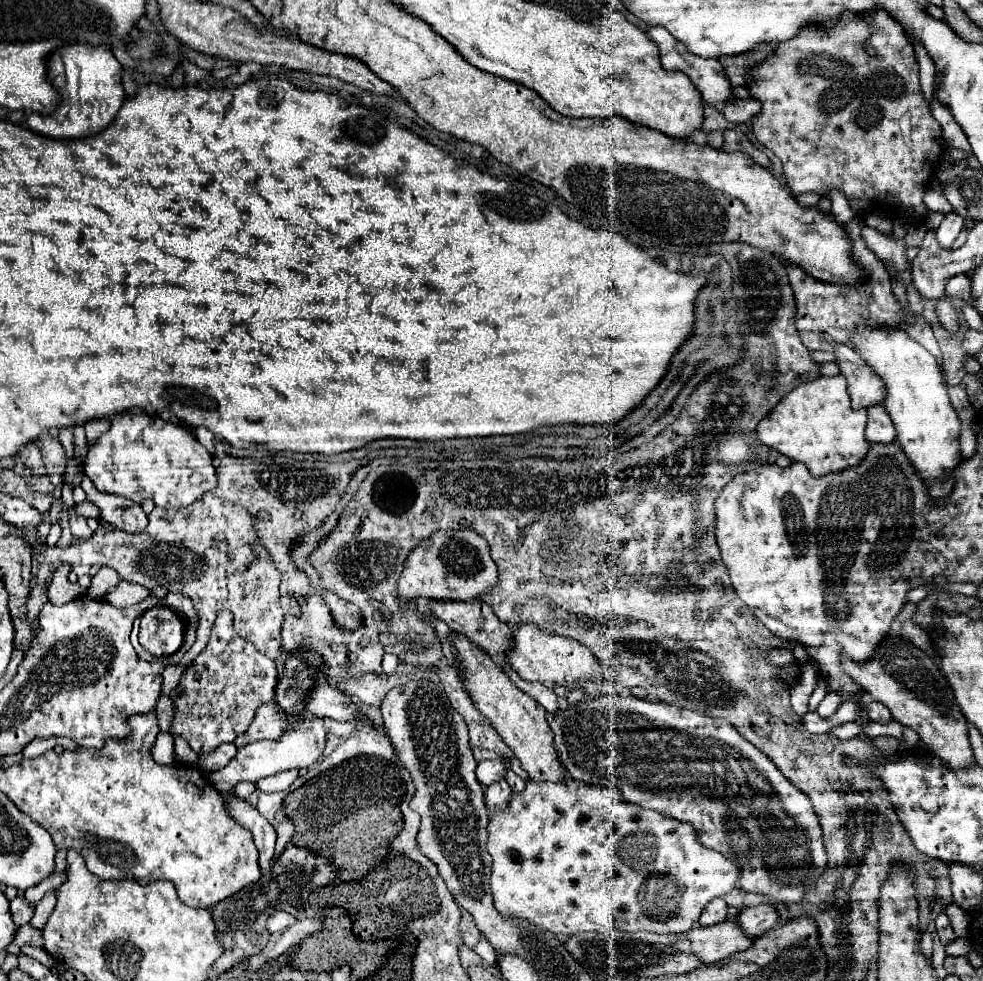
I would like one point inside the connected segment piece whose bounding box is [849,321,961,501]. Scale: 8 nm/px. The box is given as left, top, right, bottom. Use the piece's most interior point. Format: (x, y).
(928, 428)

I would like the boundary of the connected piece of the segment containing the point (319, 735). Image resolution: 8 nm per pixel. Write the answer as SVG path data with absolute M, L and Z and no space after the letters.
M305 715L305 721L301 725L295 725L295 727L289 727L285 733L283 733L283 739L279 741L255 741L251 745L243 745L237 749L235 757L229 761L227 767L223 767L221 771L213 773L213 783L215 783L215 789L219 791L231 791L231 787L235 783L241 783L241 781L251 781L251 783L257 783L259 779L265 779L269 775L275 775L279 771L285 771L285 769L303 769L303 767L309 767L313 765L319 755L323 753L323 747L325 747L325 727L323 727L323 721L317 719L317 717L309 717Z

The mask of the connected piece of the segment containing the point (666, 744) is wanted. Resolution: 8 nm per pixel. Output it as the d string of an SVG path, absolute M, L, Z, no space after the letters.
M599 695L569 705L549 719L553 745L565 771L581 783L617 787L625 801L693 823L701 843L741 865L737 887L771 901L799 903L827 869L823 829L811 799L775 767L775 763L743 739L725 719L713 719L671 703L639 697Z

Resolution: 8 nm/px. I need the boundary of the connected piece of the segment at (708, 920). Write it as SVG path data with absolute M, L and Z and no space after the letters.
M713 899L711 903L707 903L707 907L703 909L703 913L701 913L701 917L699 917L699 923L703 925L703 927L707 927L707 925L717 925L717 923L721 923L721 921L725 921L727 919L727 903L723 901L723 899Z

